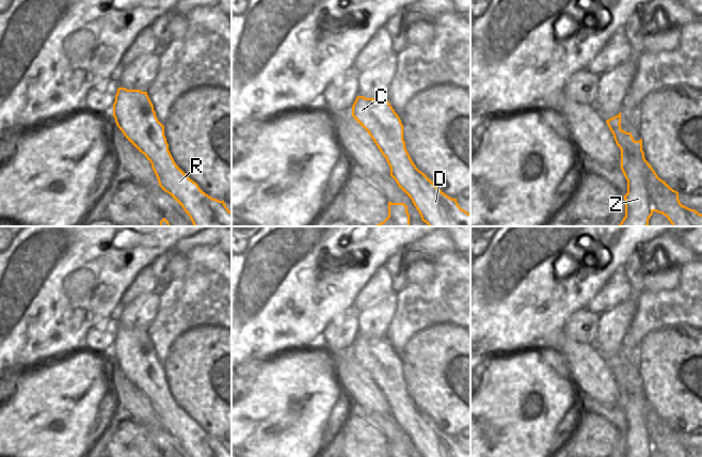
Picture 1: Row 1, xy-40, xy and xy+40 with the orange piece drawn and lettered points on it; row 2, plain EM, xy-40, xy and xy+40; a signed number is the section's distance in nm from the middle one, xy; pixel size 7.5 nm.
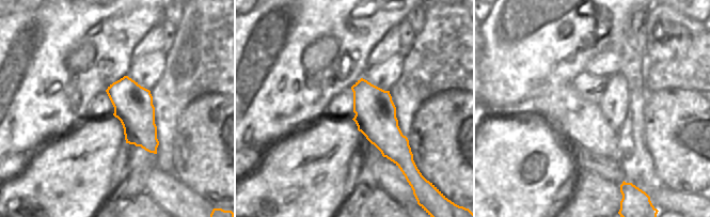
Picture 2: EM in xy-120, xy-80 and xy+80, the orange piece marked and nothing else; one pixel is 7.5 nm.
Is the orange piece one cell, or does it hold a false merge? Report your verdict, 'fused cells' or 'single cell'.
fused cells

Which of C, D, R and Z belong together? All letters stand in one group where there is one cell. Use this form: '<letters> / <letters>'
C D R / Z

